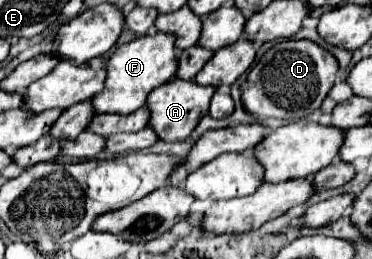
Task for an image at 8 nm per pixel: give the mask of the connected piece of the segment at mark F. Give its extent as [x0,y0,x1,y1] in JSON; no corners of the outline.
[90,32,178,114]

